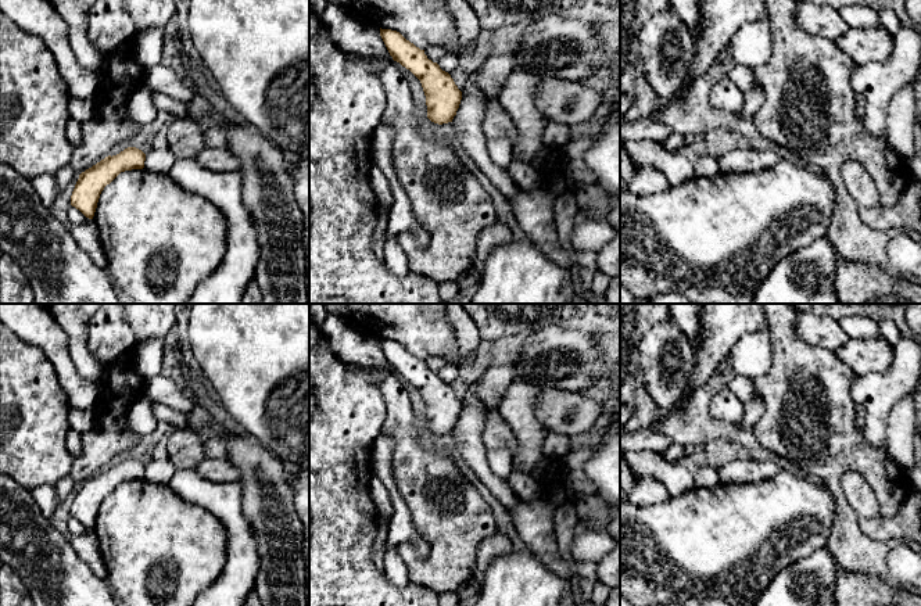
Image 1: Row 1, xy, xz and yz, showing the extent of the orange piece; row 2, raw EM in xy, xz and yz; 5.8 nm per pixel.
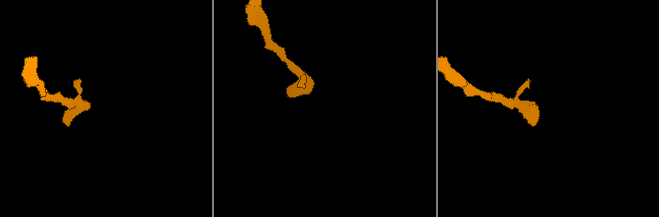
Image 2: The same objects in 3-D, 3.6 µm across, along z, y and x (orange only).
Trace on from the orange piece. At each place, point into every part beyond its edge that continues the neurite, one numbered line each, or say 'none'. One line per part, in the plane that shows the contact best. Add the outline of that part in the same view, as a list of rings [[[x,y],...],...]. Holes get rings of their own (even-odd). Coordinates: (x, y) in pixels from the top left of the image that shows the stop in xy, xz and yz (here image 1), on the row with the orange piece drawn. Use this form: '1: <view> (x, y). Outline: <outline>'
none

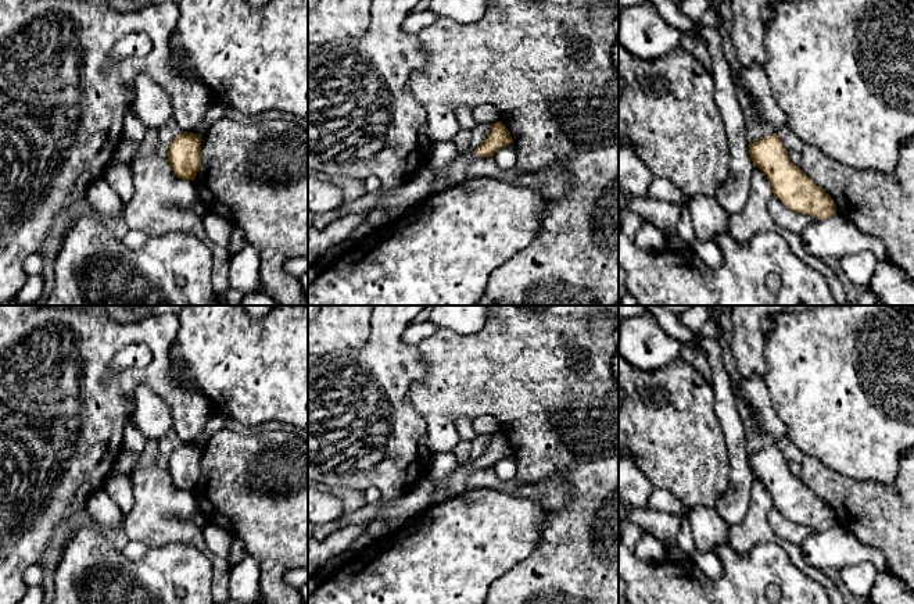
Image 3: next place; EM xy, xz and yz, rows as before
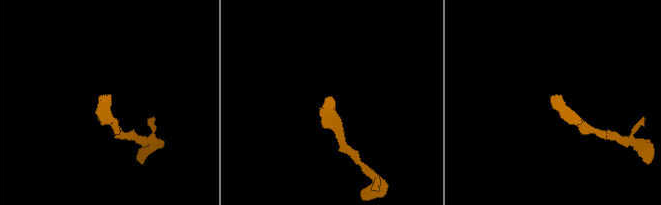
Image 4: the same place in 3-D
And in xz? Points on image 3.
1: xz (456, 171). Outline: [[[474,149],[458,151],[456,157],[447,168],[447,178],[452,186],[460,185],[466,179],[467,165],[477,157],[478,156]]]

